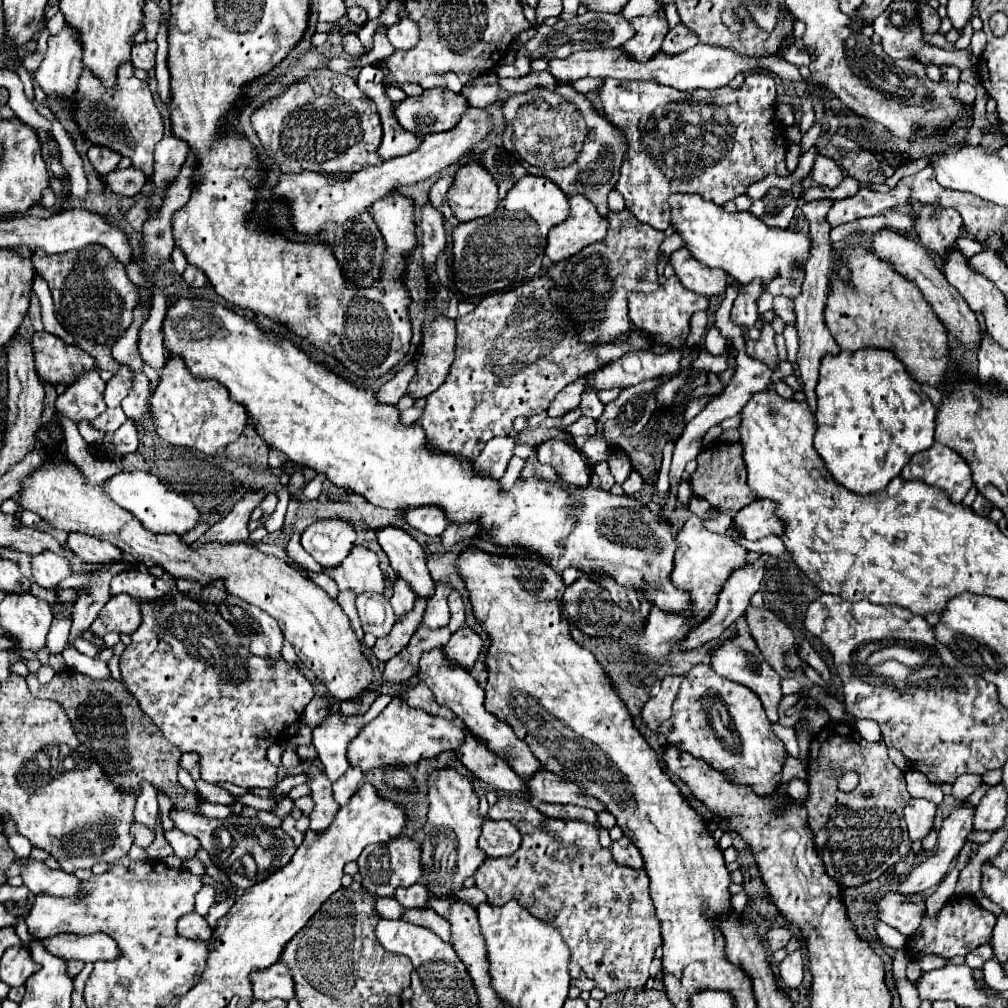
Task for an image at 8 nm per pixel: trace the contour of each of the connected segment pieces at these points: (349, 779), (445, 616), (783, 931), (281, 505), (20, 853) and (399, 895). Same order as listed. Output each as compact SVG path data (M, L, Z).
M349 767L347 773L337 783L333 783L335 801L339 805L345 805L351 799L351 795L357 791L361 779L363 779L363 771L361 769L355 769L355 767Z
M435 583L435 593L429 597L429 609L425 611L425 617L421 621L423 627L437 629L445 627L449 623L449 607L447 607L447 597L453 591L449 583Z
M779 927L779 929L771 929L767 933L767 943L769 943L769 951L777 951L783 949L787 945L787 941L791 939L791 931L787 927Z
M278 497L279 502L274 512L266 518L264 527L268 533L273 533L281 528L287 512L290 497Z
M5 833L5 837L7 837L7 841L9 841L9 847L15 851L15 855L17 855L19 859L23 859L23 857L27 857L27 855L31 853L31 845L29 845L29 839L21 837L19 833L13 833L13 835Z
M415 883L409 889L397 889L395 899L407 909L423 909L427 905L427 889L421 883Z

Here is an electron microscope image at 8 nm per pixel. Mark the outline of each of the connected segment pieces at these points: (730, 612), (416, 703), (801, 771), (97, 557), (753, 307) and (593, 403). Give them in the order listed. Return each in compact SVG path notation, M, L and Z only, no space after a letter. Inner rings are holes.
M761 555L755 563L749 563L749 565L745 565L743 569L737 569L737 571L731 573L731 577L729 577L729 579L725 581L725 585L723 585L723 591L719 593L719 601L717 601L715 611L713 611L703 623L699 623L695 629L691 629L691 633L687 633L687 637L679 643L679 649L681 649L681 651L691 651L691 649L697 649L697 647L701 647L701 645L713 641L713 639L719 639L719 637L745 613L745 607L749 605L751 597L753 597L753 595L759 591L759 587L761 587L767 559L769 559L769 555Z
M417 683L417 685L413 685L413 687L407 687L405 691L399 693L399 697L401 697L407 705L411 705L411 707L415 707L415 709L425 709L427 713L433 713L433 715L437 715L437 717L439 717L439 715L445 717L445 719L455 717L449 709L445 709L443 705L439 705L439 703L435 701L433 693L431 693L423 683Z
M789 755L789 761L785 763L785 769L783 769L783 777L785 779L801 779L807 783L807 769L803 767L801 761L791 759L791 755Z
M69 533L67 547L87 565L107 565L121 559L121 551L115 545L85 533Z
M755 279L749 285L743 285L739 291L739 297L731 309L731 319L735 325L745 325L749 328L749 338L757 341L760 337L760 331L755 327L755 322L759 319L757 311L757 299L763 293L763 281Z
M587 389L587 391L581 395L581 405L579 405L579 409L583 411L583 415L585 415L585 417L599 419L599 417L603 415L603 403L599 401L597 391Z

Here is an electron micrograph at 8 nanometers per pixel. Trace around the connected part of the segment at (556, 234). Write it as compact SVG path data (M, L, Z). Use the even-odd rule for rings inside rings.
M569 197L569 207L569 219L553 227L547 237L545 251L553 263L579 253L591 243L603 241L609 227L609 221L601 217L585 197Z

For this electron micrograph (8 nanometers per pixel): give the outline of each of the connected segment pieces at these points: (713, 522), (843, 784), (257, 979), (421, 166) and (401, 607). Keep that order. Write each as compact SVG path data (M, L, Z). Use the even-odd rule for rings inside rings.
M719 513L715 519L709 519L709 521L705 521L705 527L709 529L709 531L715 531L715 533L725 533L729 527L731 527L731 519L725 515L725 513Z
M849 773L849 775L843 775L843 777L839 779L839 789L841 789L843 793L851 793L851 791L857 787L857 783L859 783L857 773Z
M279 961L277 965L273 965L273 969L265 969L265 973L253 973L253 991L255 999L261 1001L269 1001L273 997L279 997L283 1001L293 999L295 991L289 967Z
M469 109L461 123L445 133L433 133L423 137L423 143L417 151L383 161L379 167L365 167L363 171L351 175L349 179L327 177L327 173L299 173L299 175L283 175L281 183L273 189L275 195L289 197L293 209L293 227L297 233L315 235L325 223L343 223L349 217L357 217L357 213L369 209L377 199L383 199L399 185L411 185L431 175L447 169L453 163L459 163L461 157L469 155L469 151L481 143L491 131L489 109Z
M397 579L395 587L393 587L393 597L391 597L395 615L403 617L405 613L409 613L409 609L413 609L413 601L415 601L415 593L409 587L409 583L405 583L403 579Z

